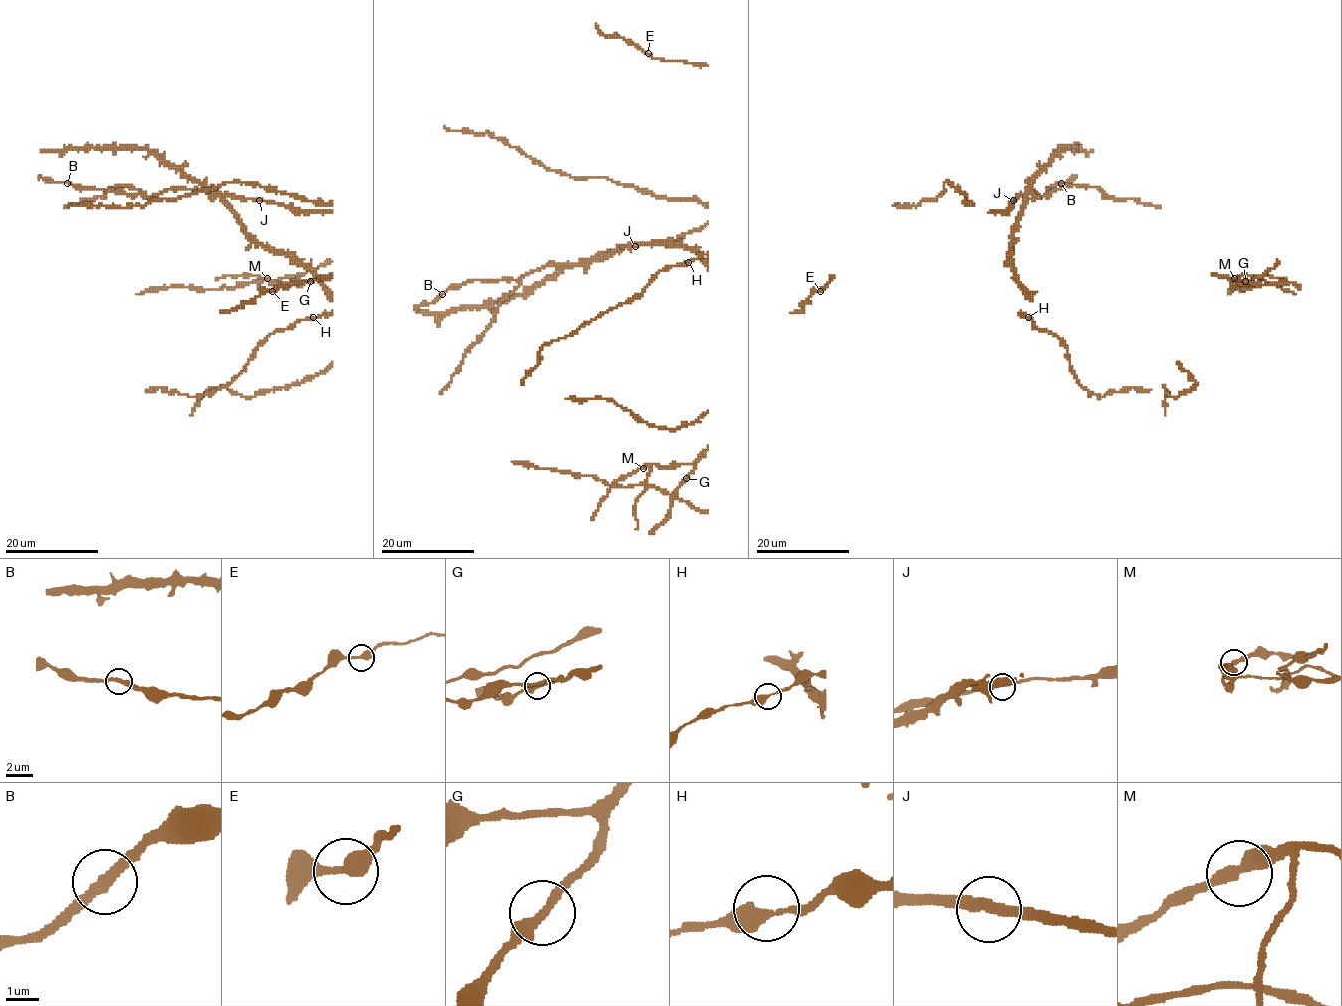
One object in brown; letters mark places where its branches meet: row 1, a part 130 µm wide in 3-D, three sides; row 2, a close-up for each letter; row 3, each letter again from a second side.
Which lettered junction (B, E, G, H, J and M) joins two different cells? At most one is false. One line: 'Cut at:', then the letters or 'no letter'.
Cut at: no letter

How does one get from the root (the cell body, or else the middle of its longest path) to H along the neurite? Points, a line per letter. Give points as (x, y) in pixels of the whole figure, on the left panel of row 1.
H: (259, 345), (271, 333), (313, 317)

